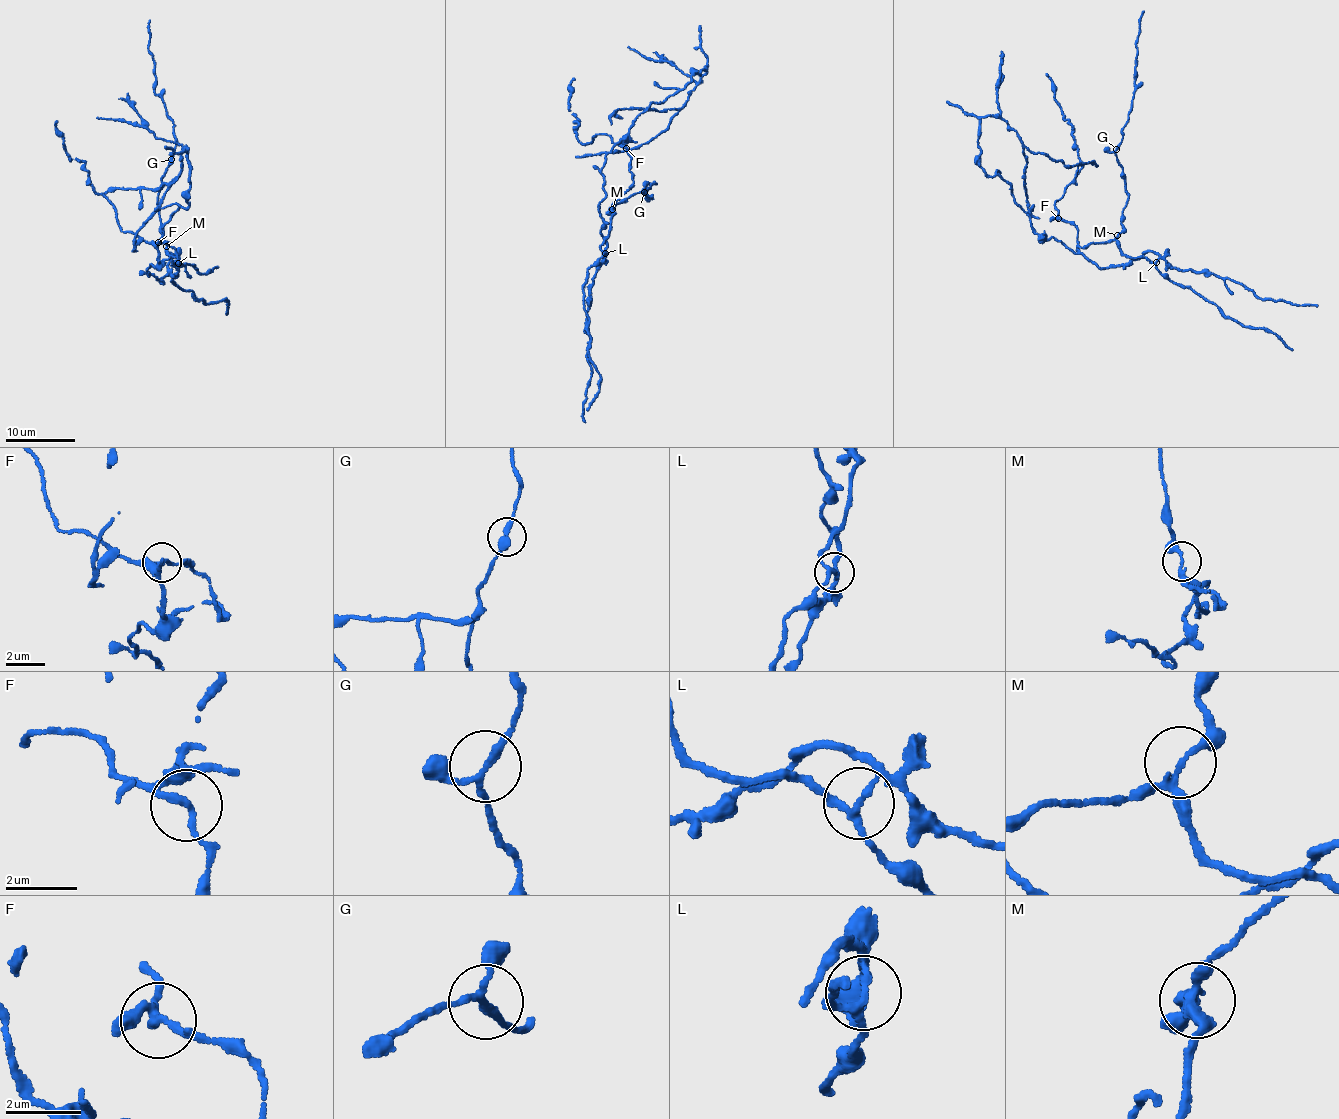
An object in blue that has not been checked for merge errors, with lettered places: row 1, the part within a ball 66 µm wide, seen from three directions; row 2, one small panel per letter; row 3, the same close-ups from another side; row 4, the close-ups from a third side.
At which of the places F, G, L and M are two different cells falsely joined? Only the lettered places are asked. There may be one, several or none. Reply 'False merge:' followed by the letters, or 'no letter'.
False merge: L

